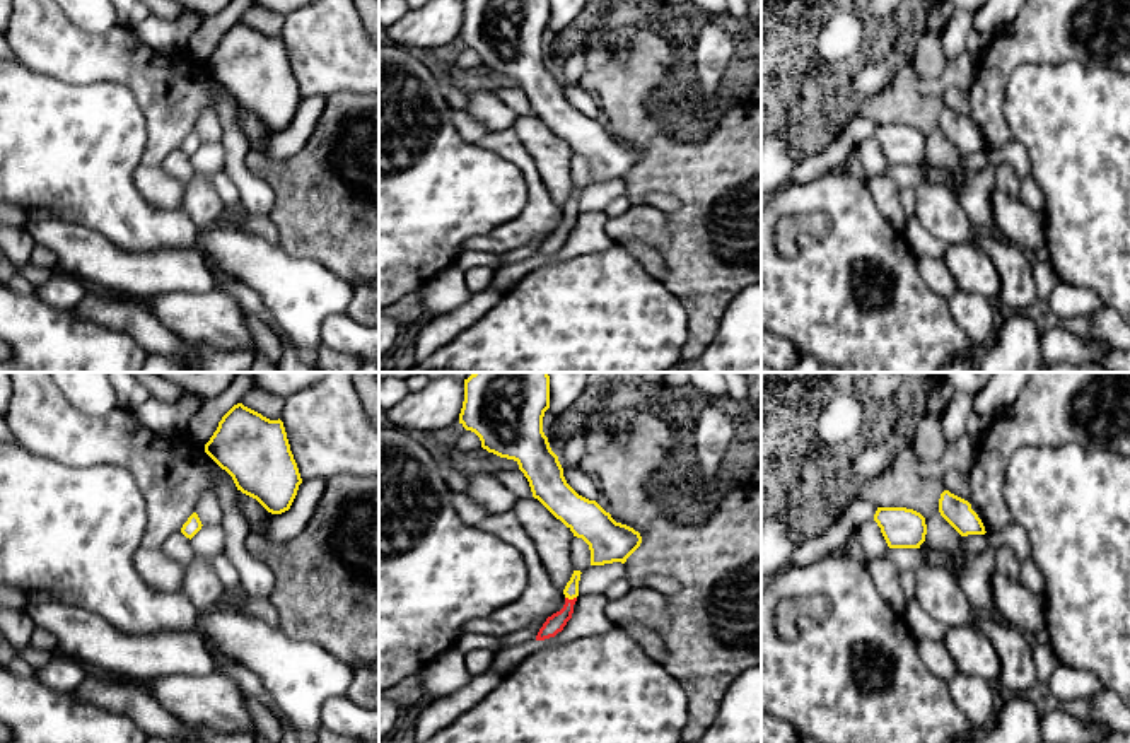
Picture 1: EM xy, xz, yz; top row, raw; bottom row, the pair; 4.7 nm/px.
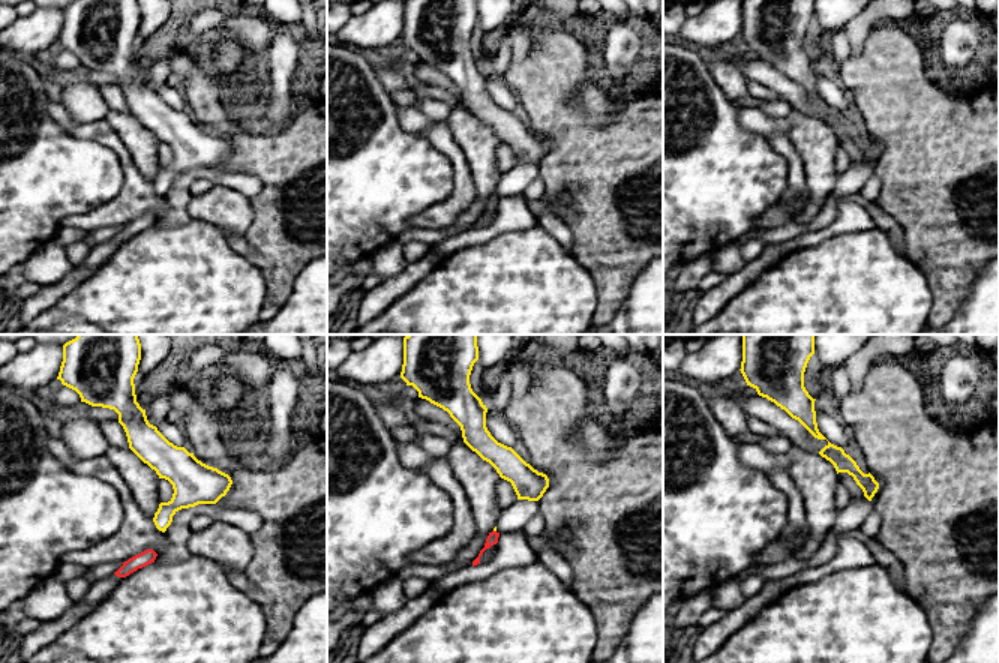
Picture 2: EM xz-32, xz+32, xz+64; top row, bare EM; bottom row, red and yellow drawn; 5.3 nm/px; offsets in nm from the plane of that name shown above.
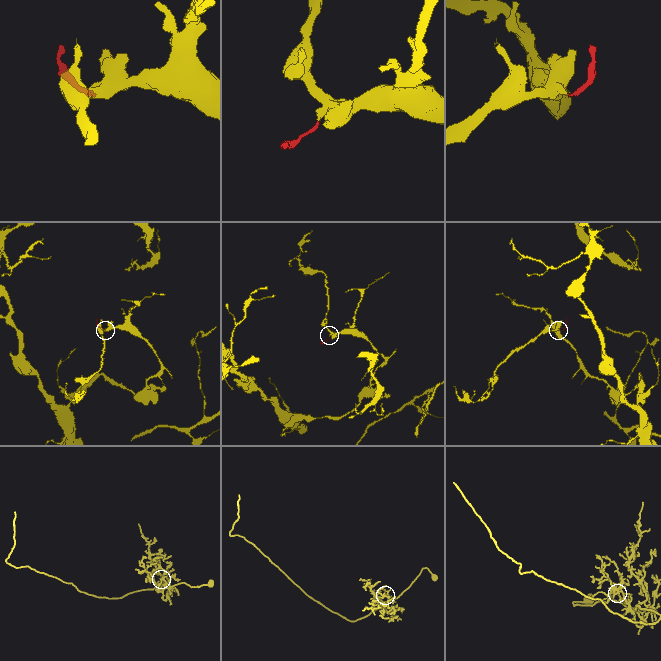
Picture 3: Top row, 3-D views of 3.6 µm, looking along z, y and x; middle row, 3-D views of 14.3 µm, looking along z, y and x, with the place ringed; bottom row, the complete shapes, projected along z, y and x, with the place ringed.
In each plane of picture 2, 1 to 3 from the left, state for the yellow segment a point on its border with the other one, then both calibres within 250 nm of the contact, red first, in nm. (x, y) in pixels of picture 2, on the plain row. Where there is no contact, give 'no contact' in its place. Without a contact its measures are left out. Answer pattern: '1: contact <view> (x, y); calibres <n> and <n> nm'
1: no contact
2: no contact
3: no contact

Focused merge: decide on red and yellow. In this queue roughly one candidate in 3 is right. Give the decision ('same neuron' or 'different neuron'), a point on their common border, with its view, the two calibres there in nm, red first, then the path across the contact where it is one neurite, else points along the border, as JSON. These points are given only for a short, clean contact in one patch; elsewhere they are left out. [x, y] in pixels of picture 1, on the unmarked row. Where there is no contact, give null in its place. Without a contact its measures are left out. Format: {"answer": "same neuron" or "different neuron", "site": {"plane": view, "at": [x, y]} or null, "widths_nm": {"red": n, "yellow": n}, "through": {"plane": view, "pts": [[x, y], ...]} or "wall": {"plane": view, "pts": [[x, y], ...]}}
{"answer": "same neuron", "site": {"plane": "xz", "at": [570, 217]}, "widths_nm": {"red": 90, "yellow": 70}, "through": {"plane": "xz", "pts": [[553, 241], [567, 228], [570, 217], [570, 209]]}}

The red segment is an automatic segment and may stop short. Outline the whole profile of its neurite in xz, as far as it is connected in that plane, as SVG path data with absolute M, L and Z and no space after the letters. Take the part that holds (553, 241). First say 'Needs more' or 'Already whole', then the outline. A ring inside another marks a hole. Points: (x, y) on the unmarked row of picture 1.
Needs more. M574 188L570 198L567 200L563 212L565 212L565 222L560 229L553 231L546 236L543 244L539 246L536 258L545 258L550 254L555 254L558 249L563 248L567 239L572 236L574 222L579 214L579 198L580 198L580 188Z

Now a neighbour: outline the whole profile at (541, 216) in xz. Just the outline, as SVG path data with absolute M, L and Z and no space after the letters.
M512 128L490 132L476 143L497 152L521 169L527 188L527 202L514 220L485 236L475 236L464 244L464 249L502 254L522 248L538 237L546 237L563 225L563 208L551 200L534 161Z

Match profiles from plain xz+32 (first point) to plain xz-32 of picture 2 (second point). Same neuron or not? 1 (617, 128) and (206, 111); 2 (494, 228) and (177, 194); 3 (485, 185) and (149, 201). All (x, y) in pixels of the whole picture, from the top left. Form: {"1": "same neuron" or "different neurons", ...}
{"1": "same neuron", "2": "same neuron", "3": "different neurons"}

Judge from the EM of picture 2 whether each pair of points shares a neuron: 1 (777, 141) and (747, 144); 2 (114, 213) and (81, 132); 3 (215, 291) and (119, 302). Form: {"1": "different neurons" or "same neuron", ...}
{"1": "different neurons", "2": "same neuron", "3": "same neuron"}

